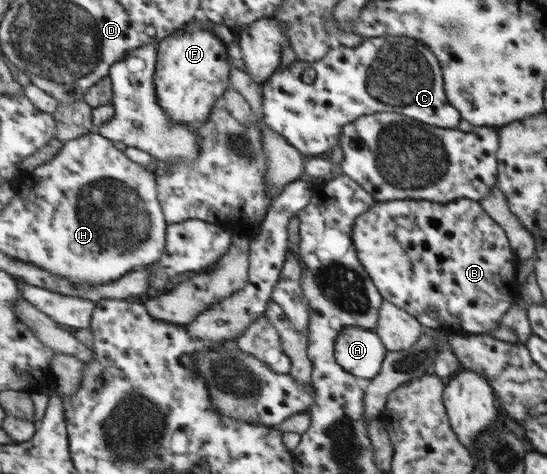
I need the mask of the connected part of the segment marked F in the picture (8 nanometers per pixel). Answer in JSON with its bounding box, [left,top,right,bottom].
[154,20,230,125]

